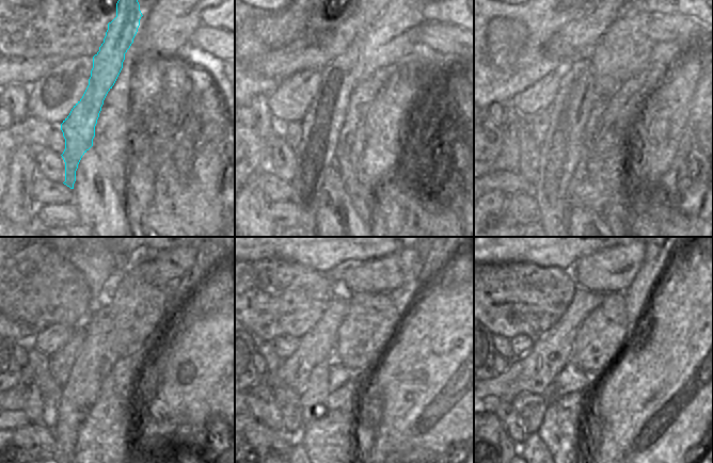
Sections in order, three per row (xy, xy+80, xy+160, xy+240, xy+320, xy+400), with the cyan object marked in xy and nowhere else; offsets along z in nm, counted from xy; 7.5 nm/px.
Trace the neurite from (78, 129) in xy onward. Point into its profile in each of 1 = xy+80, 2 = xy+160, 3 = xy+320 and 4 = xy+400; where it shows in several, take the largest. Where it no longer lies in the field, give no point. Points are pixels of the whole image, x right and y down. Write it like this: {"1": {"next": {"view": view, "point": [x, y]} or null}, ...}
{"1": {"next": {"view": "xy+80", "point": [321, 124]}}, "2": {"next": {"view": "xy+160", "point": [559, 152]}}, "3": {"next": {"view": "xy+320", "point": [317, 389]}}, "4": {"next": {"view": "xy+400", "point": [525, 452]}}}

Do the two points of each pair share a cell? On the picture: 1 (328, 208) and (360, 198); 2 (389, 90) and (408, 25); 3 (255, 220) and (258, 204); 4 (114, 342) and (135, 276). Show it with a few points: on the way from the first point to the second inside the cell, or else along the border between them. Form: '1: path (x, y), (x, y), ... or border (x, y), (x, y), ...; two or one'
1: border (342, 177), (342, 182), (353, 208), (366, 221); two
2: border (412, 51), (384, 68); two
3: path (255, 216), (255, 208); one
4: path (128, 326), (131, 320), (131, 292); one

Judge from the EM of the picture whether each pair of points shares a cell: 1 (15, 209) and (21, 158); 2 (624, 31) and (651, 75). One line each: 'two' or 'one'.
1: one
2: two

